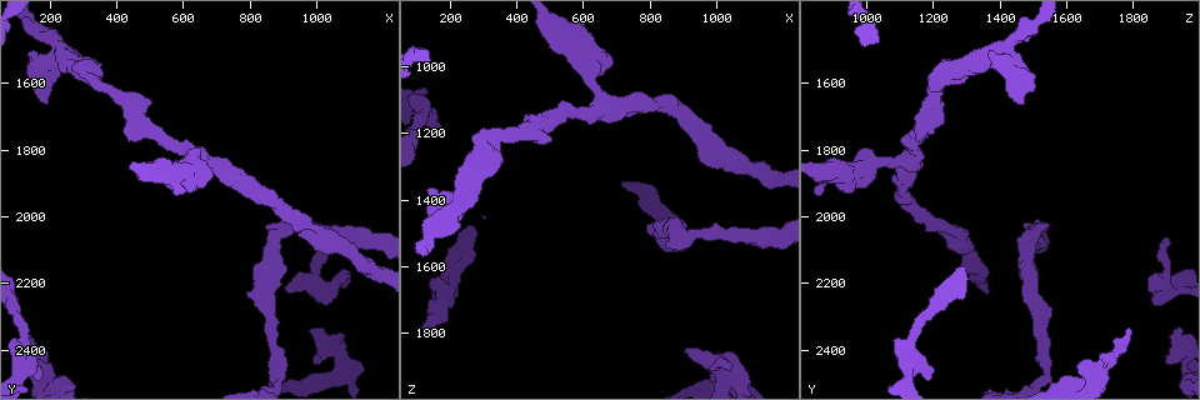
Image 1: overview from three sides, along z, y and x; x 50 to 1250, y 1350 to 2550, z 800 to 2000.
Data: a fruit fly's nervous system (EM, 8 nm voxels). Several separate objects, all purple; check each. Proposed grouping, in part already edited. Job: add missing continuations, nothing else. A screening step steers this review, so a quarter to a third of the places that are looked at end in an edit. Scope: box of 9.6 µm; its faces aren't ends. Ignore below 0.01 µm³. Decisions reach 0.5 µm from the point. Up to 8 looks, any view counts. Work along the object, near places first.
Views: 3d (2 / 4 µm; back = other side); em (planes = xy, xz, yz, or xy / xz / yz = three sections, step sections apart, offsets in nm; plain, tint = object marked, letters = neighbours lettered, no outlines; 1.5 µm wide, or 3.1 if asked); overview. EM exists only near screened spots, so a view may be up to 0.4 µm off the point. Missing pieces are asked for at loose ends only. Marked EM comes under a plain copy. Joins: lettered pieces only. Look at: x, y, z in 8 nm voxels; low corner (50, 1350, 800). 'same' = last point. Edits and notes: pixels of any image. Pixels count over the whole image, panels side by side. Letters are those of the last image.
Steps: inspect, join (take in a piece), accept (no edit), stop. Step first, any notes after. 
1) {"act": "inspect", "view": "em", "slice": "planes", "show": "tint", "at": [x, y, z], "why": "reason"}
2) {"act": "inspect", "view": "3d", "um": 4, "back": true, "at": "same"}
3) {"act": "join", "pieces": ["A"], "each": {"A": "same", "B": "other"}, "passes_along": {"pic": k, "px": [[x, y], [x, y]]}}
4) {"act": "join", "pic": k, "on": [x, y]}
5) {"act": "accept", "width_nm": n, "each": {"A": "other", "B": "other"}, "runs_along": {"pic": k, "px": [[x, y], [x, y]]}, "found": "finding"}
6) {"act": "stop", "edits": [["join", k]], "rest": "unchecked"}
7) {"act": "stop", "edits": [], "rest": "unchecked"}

{"act": "inspect", "view": "em", "slice": "xy", "step": 4, "show": "letters", "at": [860, 2020, 1540], "why": "free end"}

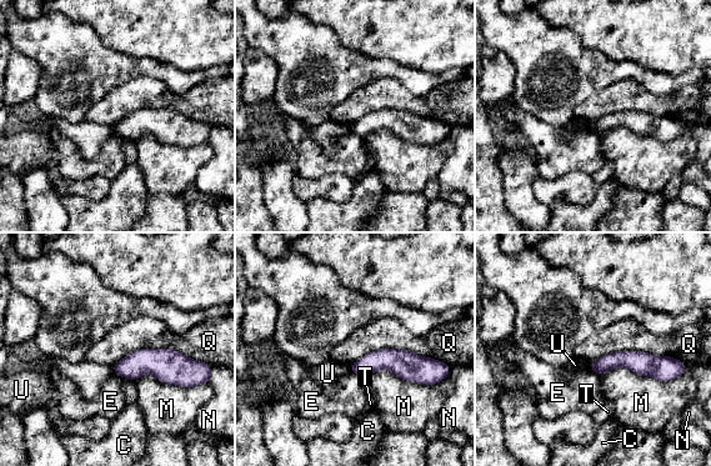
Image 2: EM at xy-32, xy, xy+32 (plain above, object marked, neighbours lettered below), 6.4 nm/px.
{"act": "accept", "each": {"C": "other", "E": "other", "M": "other", "N": "other", "Q": "other", "T": "other", "U": "other"}, "border": {"pic": 2, "px": [[350, 364], [406, 349], [450, 367]]}, "found": "no lettered piece goes on from it"}

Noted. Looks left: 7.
{"act": "inspect", "view": "3d", "um": 2, "at": [1040, 2070, 1910], "why": "free end"}

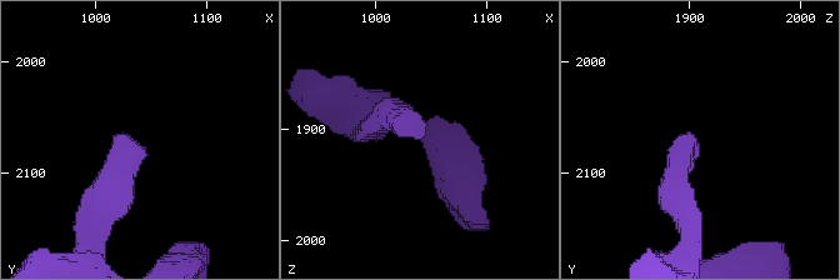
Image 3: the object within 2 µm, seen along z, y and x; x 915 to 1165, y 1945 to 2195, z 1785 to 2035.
{"act": "inspect", "view": "em", "slice": "planes", "show": "letters", "at": [1036, 2072, 1908]}

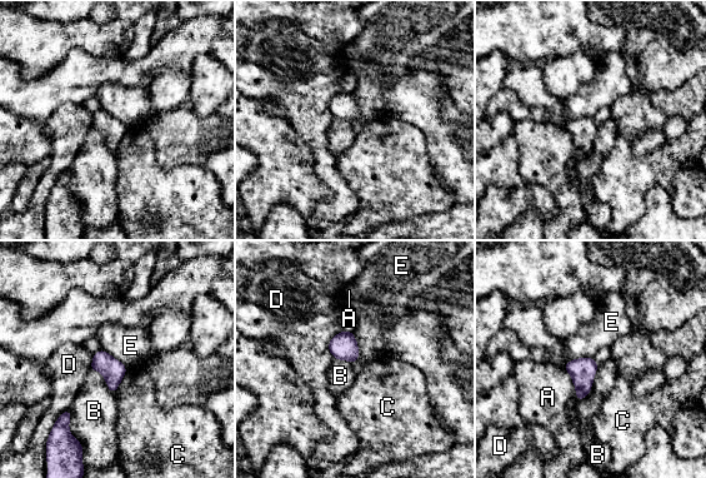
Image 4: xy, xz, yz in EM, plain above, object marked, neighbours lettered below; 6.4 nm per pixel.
{"act": "accept", "width_nm": 140, "each": {"A": "other", "B": "other", "C": "other", "D": "other", "E": "other"}, "border": {"pic": 4, "px": [[595, 358], [574, 358], [565, 364]]}, "found": "no lettered piece goes on from it"}

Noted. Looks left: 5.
{"act": "inspect", "view": "em", "slice": "planes", "show": "tint", "at": [170, 2490, 1180], "why": "branch stops here"}

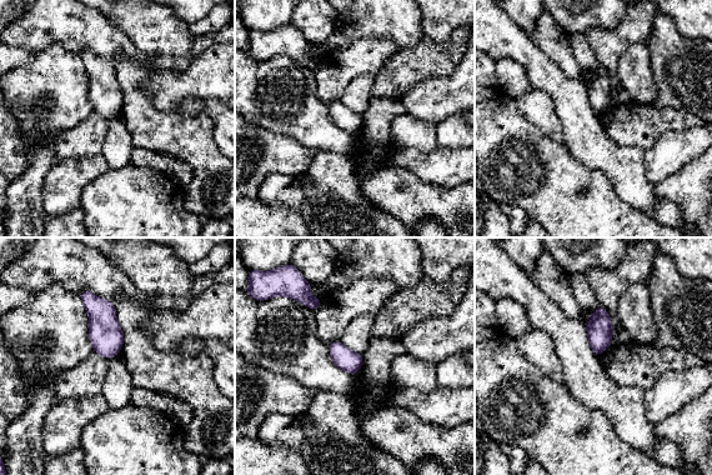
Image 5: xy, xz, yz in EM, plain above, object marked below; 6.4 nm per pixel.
{"act": "inspect", "view": "em", "slice": "planes", "show": "letters", "at": "same"}

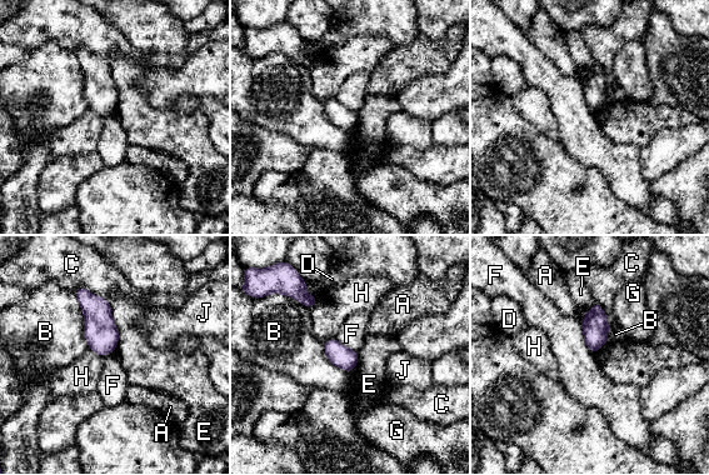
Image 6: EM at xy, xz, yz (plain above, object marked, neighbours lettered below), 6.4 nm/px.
{"act": "accept", "each": {"A": "other", "B": "other", "C": "other", "D": "other", "E": "other", "F": "other", "G": "other", "H": "other", "J": "other"}, "border": {"pic": 6, "px": [[579, 321], [584, 343], [593, 354]]}, "found": "none of them fits"}

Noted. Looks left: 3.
{"act": "inspect", "view": "3d", "um": 2, "at": [130, 2330, 1780], "why": "free end"}

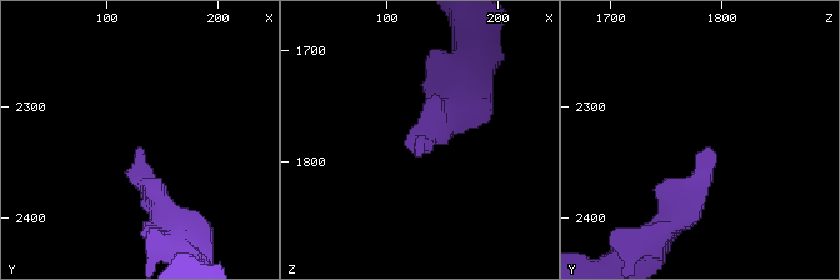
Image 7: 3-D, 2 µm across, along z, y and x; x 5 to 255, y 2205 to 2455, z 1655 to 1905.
{"act": "inspect", "view": "em", "slice": "planes", "show": "tint", "at": [130, 2338, 1790]}

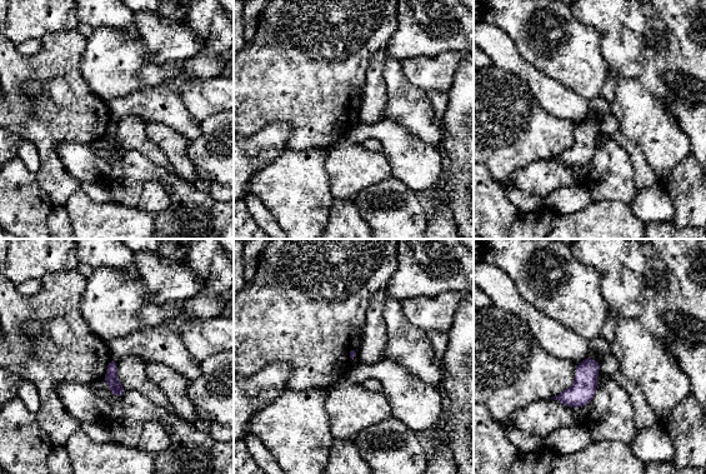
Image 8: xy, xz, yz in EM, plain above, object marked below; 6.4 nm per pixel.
{"act": "inspect", "view": "em", "slice": "planes", "show": "letters", "at": "same", "why": "see the neighbours"}

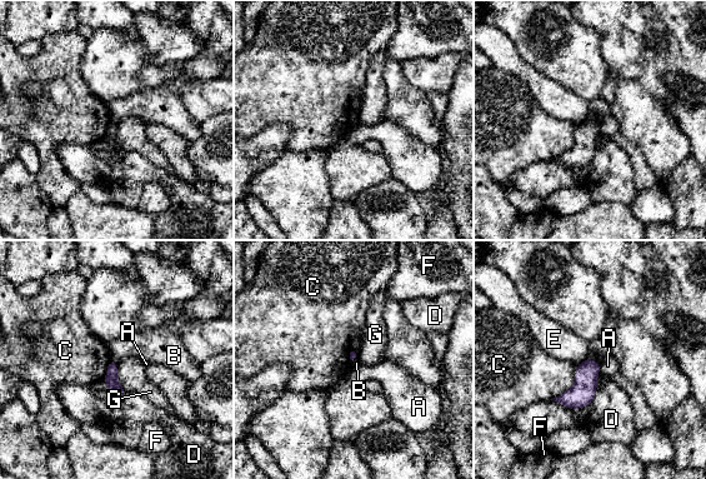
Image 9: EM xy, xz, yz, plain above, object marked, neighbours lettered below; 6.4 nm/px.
{"act": "accept", "each": {"A": "other", "B": "other", "C": "other", "D": "other", "E": "other", "F": "other", "G": "other"}, "border": {"pic": 9, "px": [[589, 357], [599, 363]]}, "found": "no lettered piece goes on from it"}

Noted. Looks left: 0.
{"act": "stop", "edits": [], "rest": "unchecked"}

